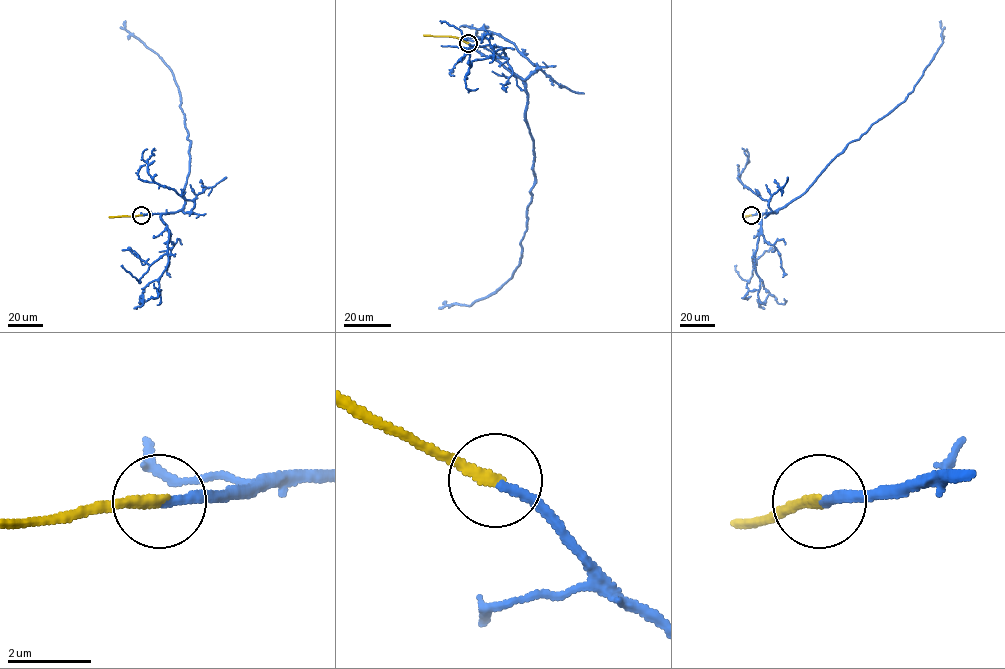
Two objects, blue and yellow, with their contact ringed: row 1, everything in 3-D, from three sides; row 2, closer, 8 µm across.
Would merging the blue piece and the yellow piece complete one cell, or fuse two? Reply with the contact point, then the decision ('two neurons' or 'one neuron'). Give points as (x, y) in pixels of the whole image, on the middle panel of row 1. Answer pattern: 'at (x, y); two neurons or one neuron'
at (468, 43); one neuron

